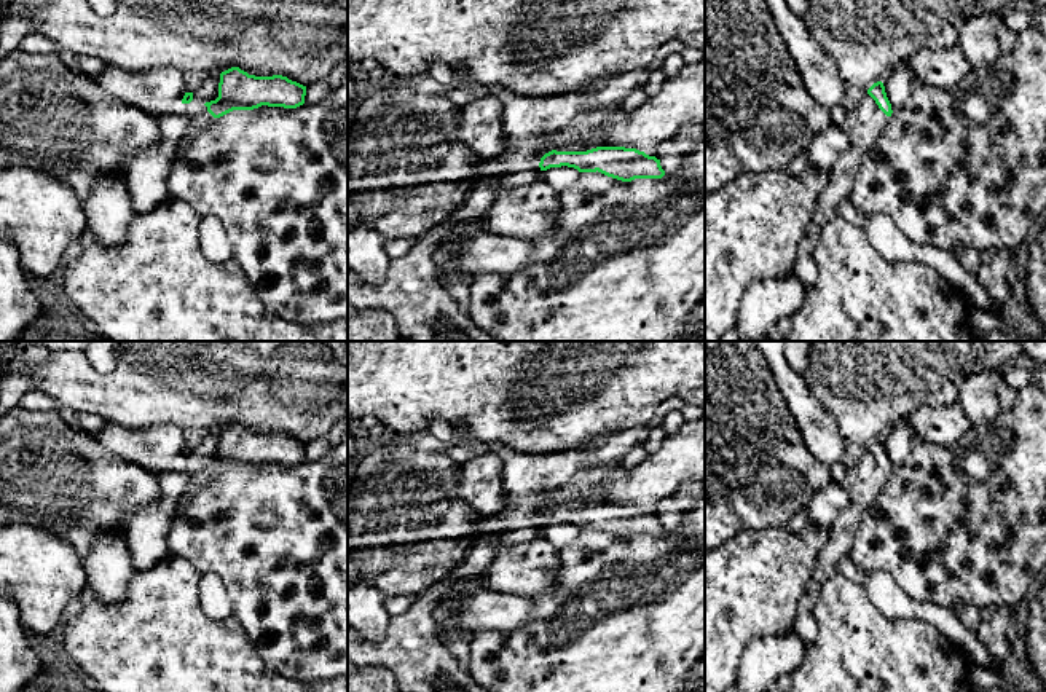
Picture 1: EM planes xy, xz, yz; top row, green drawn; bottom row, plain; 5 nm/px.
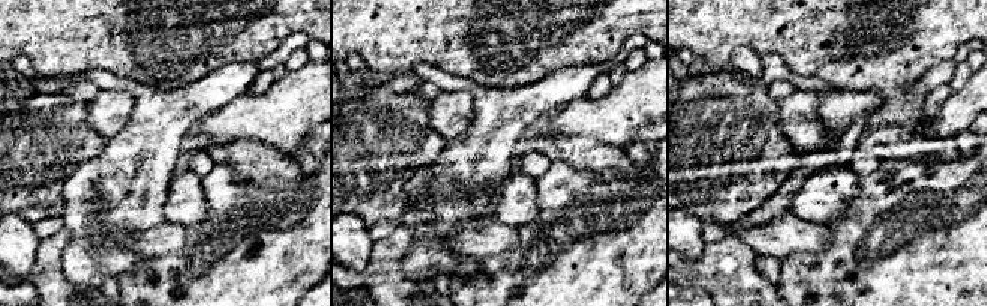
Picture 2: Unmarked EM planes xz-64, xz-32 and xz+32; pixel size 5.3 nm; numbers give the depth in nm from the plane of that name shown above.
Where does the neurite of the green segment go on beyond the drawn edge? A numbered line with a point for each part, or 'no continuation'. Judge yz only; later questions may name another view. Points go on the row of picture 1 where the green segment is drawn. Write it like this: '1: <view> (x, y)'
1: yz (863, 125)

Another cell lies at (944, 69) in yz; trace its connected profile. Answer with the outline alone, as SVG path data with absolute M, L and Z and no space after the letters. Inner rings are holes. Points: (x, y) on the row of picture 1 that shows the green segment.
M957 45L942 49L923 48L907 62L909 77L939 89L955 88L971 72L968 59Z

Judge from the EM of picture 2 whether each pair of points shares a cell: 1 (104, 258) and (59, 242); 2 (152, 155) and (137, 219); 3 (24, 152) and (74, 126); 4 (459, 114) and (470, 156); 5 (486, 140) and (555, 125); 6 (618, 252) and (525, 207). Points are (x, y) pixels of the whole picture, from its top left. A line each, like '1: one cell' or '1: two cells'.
1: two cells
2: one cell
3: one cell
4: two cells
5: two cells
6: two cells

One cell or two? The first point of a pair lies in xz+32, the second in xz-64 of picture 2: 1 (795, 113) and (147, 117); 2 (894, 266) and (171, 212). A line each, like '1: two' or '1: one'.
1: two
2: two

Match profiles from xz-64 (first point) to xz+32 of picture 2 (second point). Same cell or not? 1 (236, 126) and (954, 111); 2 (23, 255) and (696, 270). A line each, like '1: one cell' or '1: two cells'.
1: one cell
2: two cells

